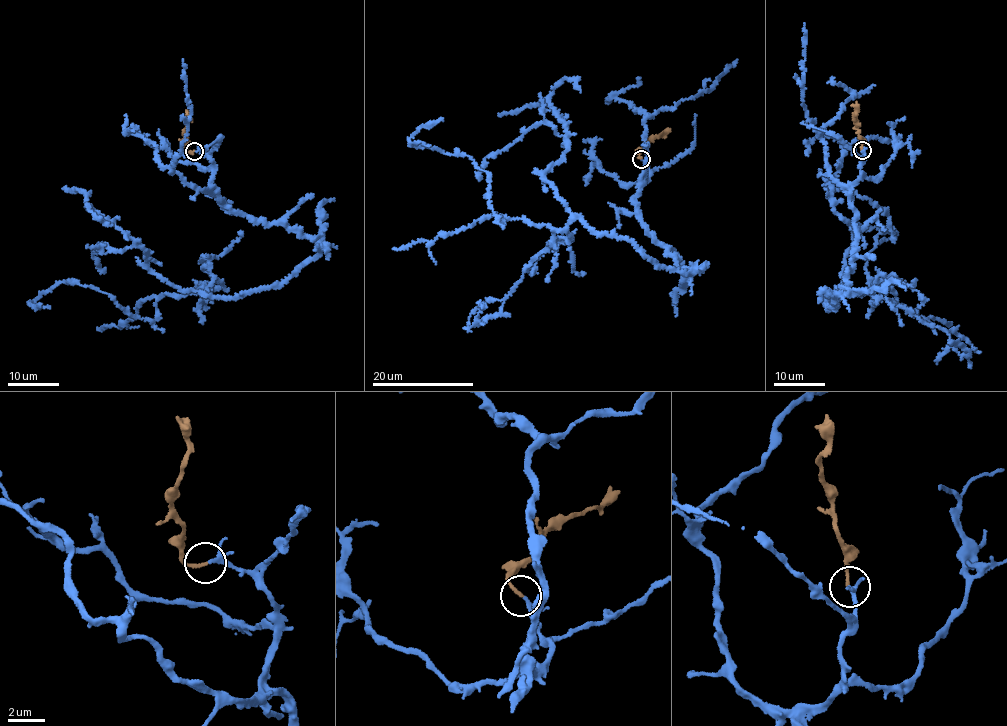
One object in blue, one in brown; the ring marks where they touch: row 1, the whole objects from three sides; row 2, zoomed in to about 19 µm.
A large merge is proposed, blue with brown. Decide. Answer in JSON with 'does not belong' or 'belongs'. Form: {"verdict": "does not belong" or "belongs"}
{"verdict": "belongs"}

